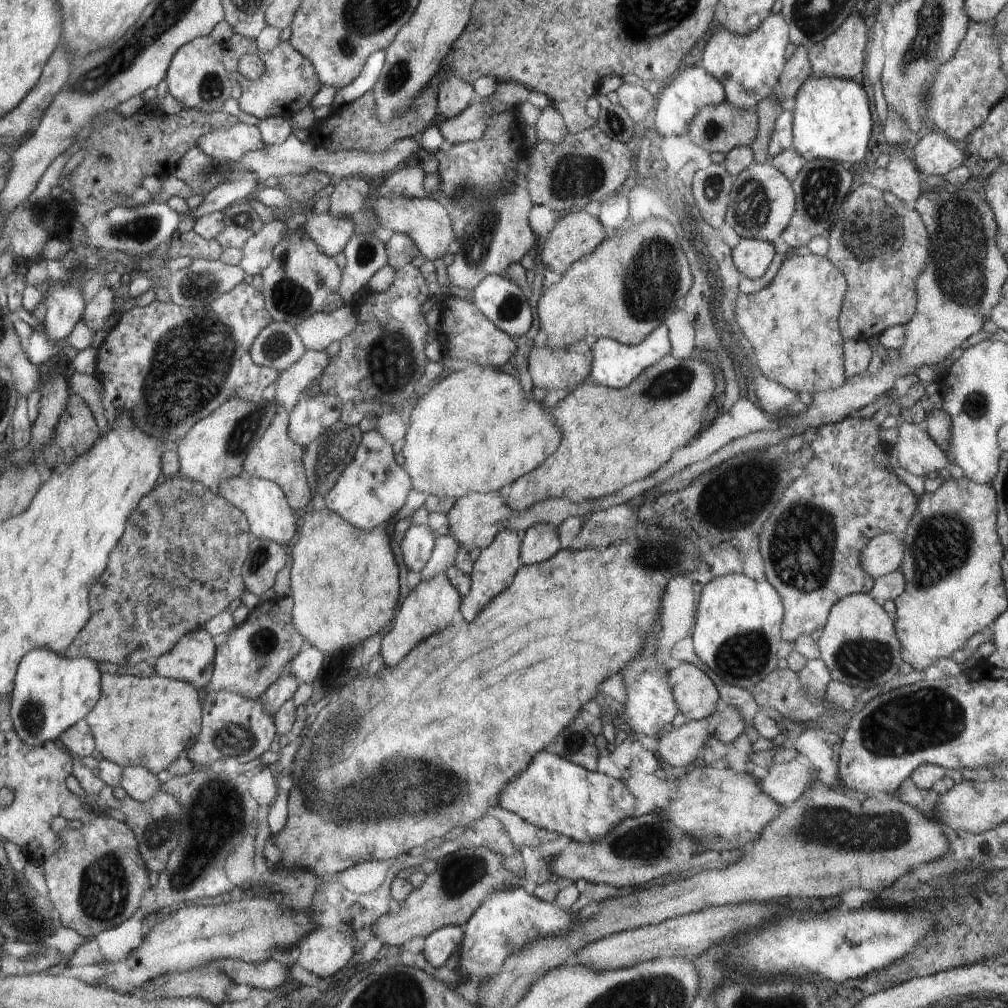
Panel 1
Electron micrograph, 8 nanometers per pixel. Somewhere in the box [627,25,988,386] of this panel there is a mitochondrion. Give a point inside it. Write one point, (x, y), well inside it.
(873, 231)

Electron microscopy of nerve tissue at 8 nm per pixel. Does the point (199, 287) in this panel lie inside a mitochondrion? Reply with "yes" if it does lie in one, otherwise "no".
yes

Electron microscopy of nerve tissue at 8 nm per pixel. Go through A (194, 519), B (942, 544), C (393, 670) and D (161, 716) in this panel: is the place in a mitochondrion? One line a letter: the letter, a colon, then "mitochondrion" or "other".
A: other
B: mitochondrion
C: other
D: other

